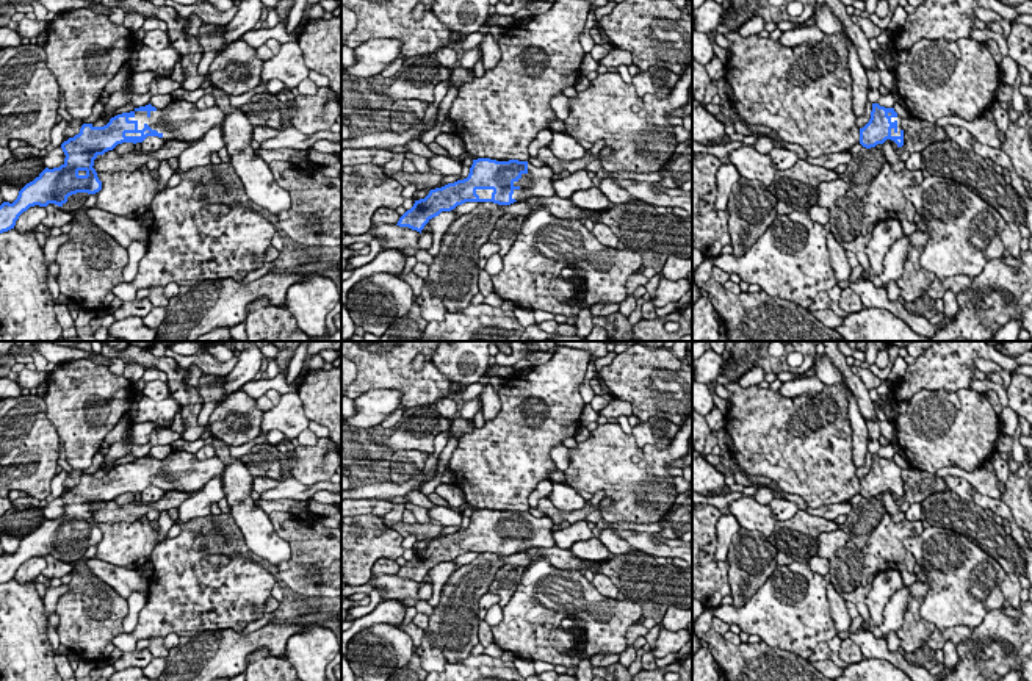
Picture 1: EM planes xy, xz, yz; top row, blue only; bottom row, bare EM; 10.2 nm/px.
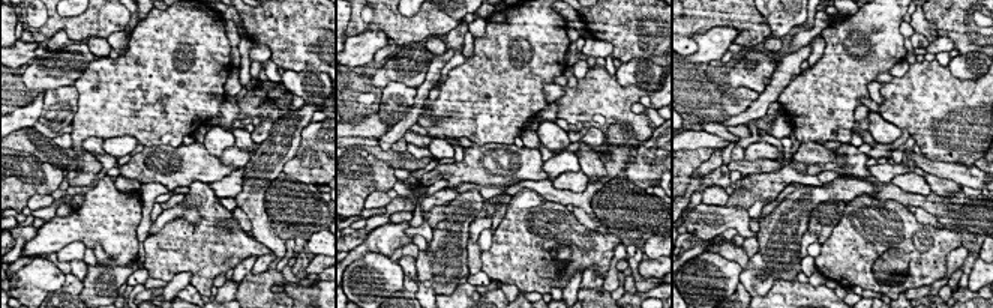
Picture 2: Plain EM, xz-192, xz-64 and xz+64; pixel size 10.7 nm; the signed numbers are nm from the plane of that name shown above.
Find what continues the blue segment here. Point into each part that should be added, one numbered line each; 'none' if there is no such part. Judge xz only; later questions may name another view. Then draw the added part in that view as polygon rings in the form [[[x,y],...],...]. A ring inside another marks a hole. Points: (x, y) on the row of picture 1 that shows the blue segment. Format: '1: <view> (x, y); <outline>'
1: xz (537, 182); [[[528,161],[528,172],[521,174],[521,177],[514,182],[514,194],[512,199],[517,202],[525,200],[528,197],[553,197],[556,191],[553,189],[553,169],[547,164],[537,168]]]

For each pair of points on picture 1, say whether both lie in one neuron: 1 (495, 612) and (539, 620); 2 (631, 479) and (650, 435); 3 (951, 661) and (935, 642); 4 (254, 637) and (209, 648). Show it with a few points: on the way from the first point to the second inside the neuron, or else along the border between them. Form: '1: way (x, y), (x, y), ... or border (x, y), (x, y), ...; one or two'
1: border (503, 608), (503, 617), (492, 626); two
2: border (675, 434), (666, 446), (639, 445), (631, 435); two
3: border (956, 644), (948, 641), (940, 648); two
4: way (243, 644), (234, 648), (220, 648); one

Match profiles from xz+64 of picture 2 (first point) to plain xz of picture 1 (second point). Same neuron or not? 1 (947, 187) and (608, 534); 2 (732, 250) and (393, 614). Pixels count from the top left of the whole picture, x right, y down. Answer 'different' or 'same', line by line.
1: same
2: different

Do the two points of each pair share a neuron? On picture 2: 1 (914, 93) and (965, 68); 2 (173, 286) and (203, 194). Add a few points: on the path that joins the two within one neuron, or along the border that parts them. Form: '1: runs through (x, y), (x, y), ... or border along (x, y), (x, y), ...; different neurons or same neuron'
1: border along (947, 66), (959, 78), (977, 80); different neurons
2: border along (191, 274), (176, 274), (167, 283); different neurons

